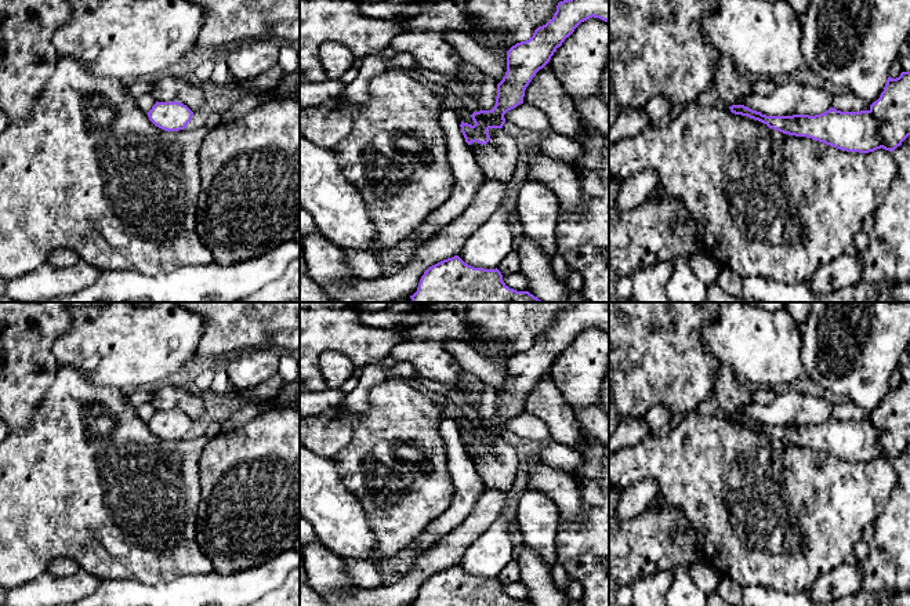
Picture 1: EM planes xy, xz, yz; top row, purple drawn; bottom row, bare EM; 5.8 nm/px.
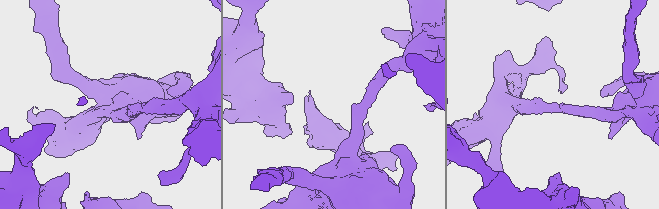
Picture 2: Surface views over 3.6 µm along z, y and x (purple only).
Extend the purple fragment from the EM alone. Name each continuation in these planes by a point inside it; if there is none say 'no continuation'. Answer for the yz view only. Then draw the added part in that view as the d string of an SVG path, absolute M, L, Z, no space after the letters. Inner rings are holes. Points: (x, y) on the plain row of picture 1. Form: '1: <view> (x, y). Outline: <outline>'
no continuation

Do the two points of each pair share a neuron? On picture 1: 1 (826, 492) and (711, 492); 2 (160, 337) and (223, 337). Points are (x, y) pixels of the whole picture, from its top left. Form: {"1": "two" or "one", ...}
{"1": "one", "2": "two"}

